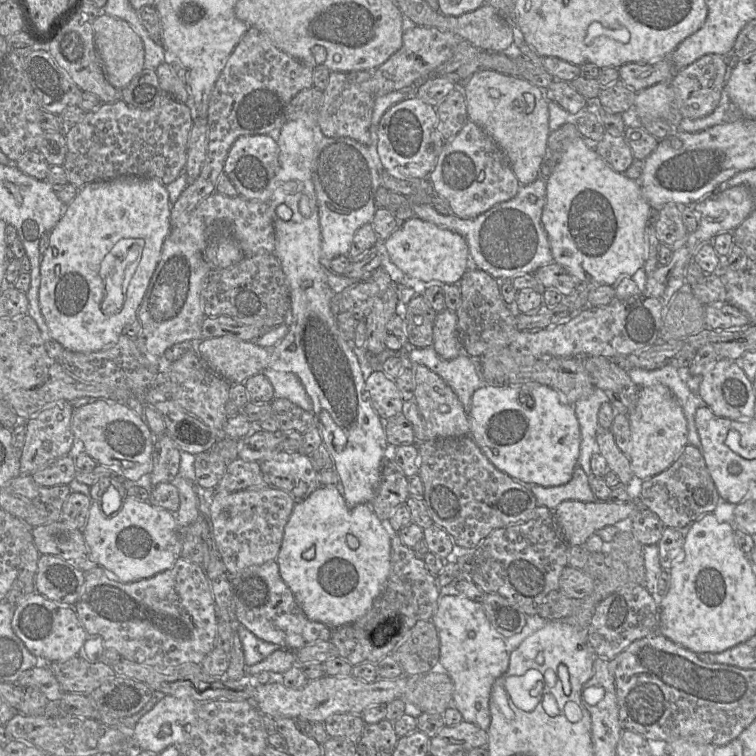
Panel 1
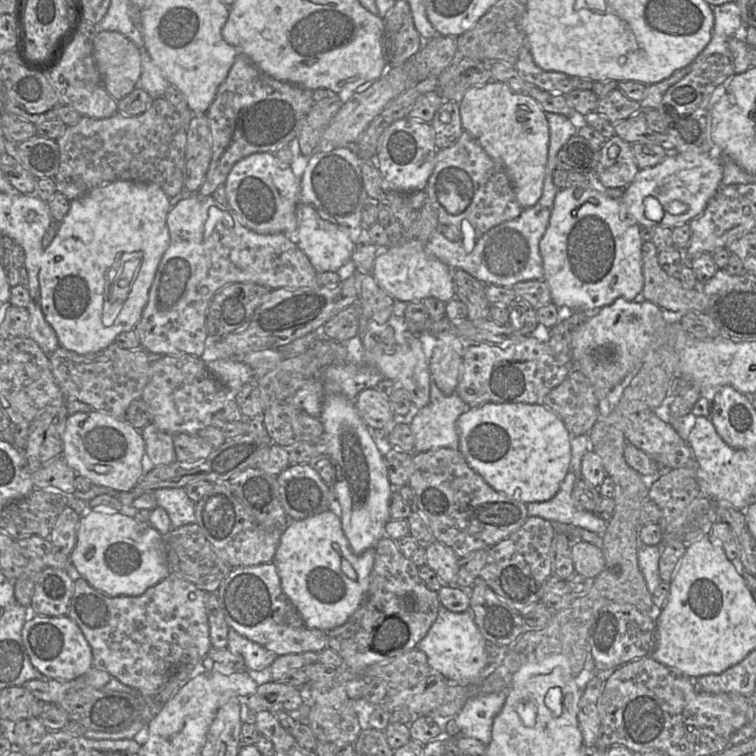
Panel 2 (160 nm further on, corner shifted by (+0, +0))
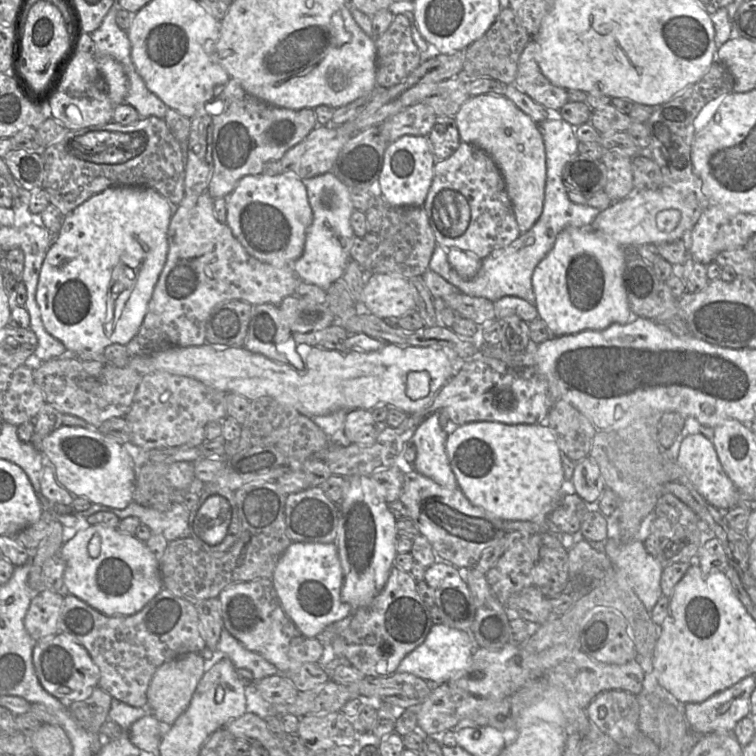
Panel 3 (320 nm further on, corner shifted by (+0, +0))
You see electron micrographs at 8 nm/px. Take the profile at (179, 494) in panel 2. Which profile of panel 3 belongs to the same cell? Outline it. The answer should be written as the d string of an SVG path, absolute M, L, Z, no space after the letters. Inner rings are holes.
M132 501L126 508L112 508L111 512L120 520L132 516L138 517L141 523L151 529L152 534L161 534L168 542L190 536L190 511L181 502L172 504L165 512L160 512Z

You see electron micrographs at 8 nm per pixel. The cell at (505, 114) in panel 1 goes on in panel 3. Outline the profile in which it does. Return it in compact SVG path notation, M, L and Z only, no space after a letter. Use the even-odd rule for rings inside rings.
M490 94L469 97L457 112L455 121L460 141L480 148L497 164L505 182L519 232L526 233L538 221L544 206L547 168L545 146L539 125L504 95Z

